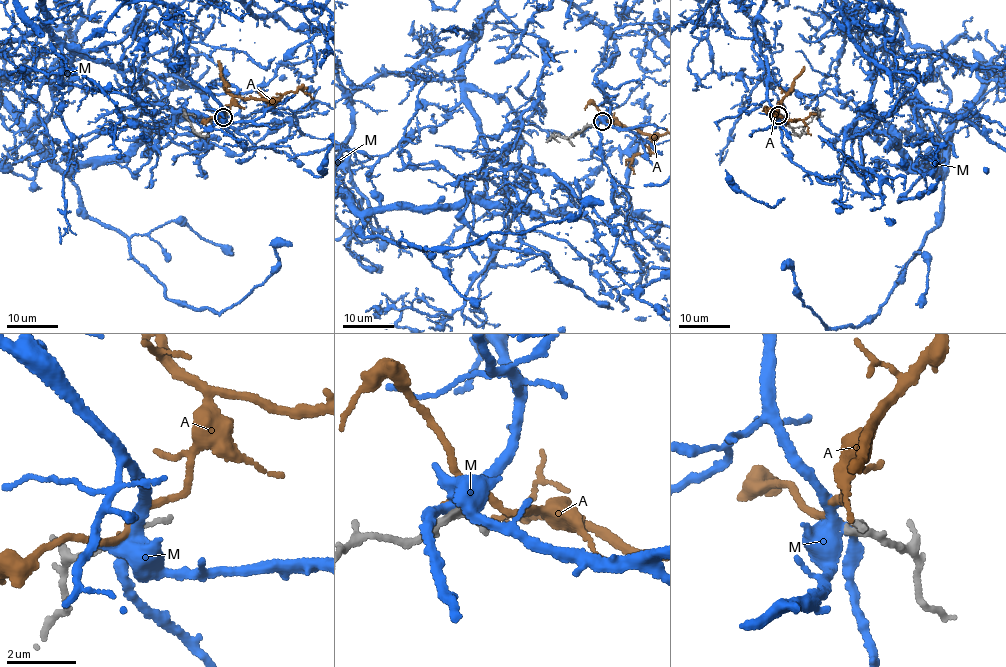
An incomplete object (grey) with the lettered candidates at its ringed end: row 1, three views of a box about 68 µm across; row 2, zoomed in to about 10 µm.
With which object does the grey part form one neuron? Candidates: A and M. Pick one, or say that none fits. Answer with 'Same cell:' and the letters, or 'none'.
Same cell: none

